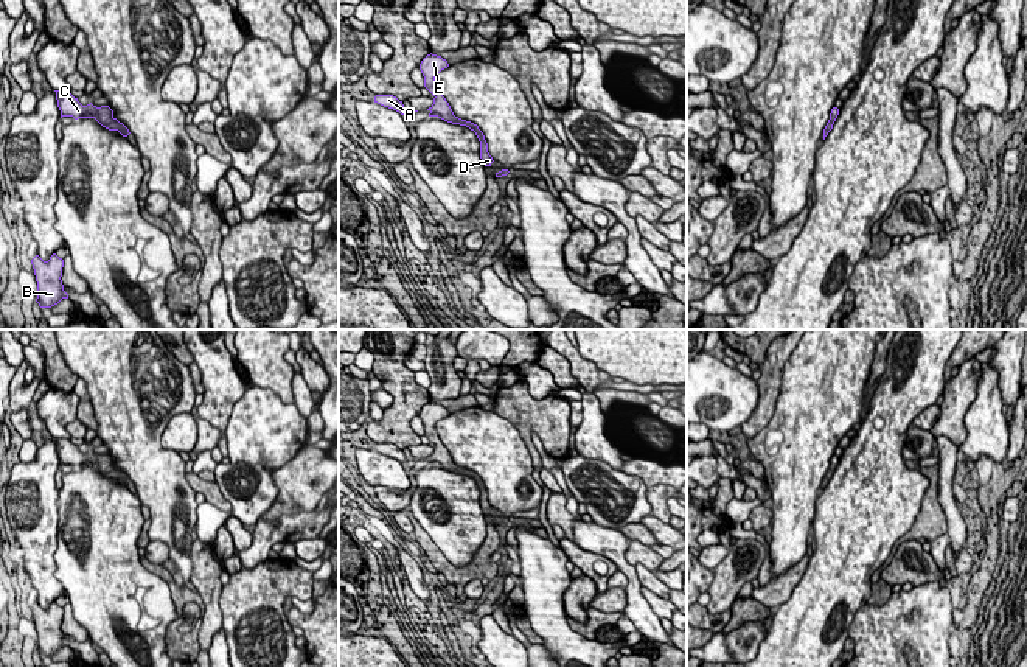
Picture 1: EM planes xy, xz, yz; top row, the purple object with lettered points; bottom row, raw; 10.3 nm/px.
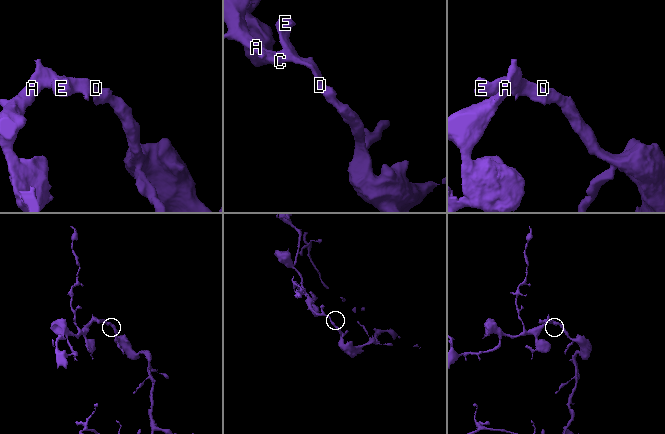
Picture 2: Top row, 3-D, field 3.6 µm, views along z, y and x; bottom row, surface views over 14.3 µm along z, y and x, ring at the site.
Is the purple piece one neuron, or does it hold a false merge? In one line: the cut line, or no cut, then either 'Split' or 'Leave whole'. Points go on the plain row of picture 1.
No split. Leave whole

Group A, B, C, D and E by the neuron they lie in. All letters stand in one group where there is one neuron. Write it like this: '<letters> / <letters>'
A B C D E

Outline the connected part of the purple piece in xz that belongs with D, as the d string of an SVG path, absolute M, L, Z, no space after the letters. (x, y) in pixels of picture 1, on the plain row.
M432 401L427 403L420 412L420 418L424 424L424 435L435 445L433 452L427 457L430 460L429 465L438 465L447 471L466 474L471 479L474 479L480 490L480 507L485 515L491 515L494 508L488 501L488 491L485 488L483 480L479 477L477 473L455 465L449 451L441 443L437 434L435 424L447 415L449 412L446 407L443 407L441 404L432 403Z

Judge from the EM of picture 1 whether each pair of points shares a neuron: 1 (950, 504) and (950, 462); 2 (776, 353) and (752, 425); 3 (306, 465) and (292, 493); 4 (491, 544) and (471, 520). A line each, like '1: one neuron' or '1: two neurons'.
1: one neuron
2: one neuron
3: one neuron
4: two neurons

